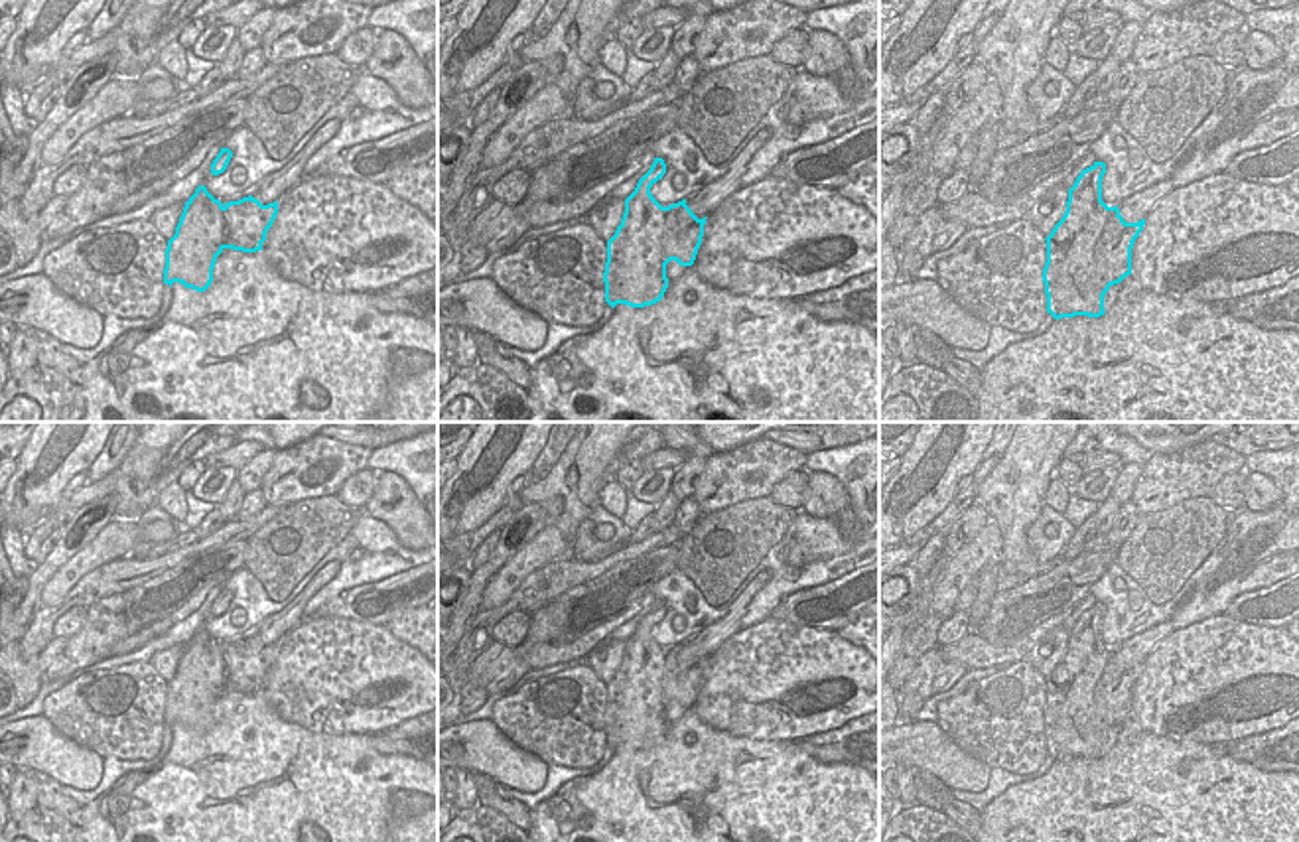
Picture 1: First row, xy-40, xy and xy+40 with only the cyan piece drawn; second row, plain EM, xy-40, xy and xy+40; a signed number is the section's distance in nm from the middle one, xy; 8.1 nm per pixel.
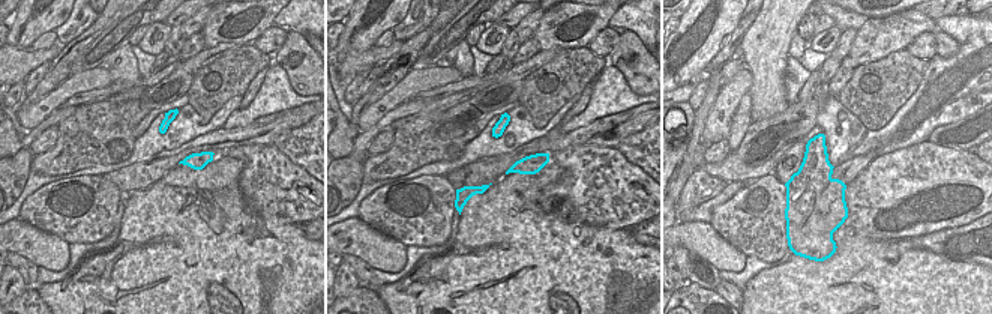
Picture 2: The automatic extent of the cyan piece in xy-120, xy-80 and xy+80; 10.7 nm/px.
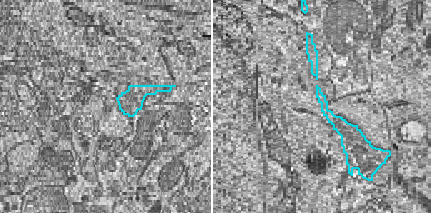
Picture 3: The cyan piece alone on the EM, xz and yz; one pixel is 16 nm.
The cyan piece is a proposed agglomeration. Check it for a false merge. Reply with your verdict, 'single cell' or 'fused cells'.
fused cells

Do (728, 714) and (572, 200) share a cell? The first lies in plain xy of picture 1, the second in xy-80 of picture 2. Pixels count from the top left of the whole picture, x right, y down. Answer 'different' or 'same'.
same

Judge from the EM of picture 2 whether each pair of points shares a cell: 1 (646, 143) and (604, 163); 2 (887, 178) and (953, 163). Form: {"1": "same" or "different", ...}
{"1": "different", "2": "same"}

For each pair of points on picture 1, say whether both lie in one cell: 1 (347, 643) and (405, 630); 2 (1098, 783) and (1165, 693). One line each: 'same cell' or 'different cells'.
1: different cells
2: different cells

